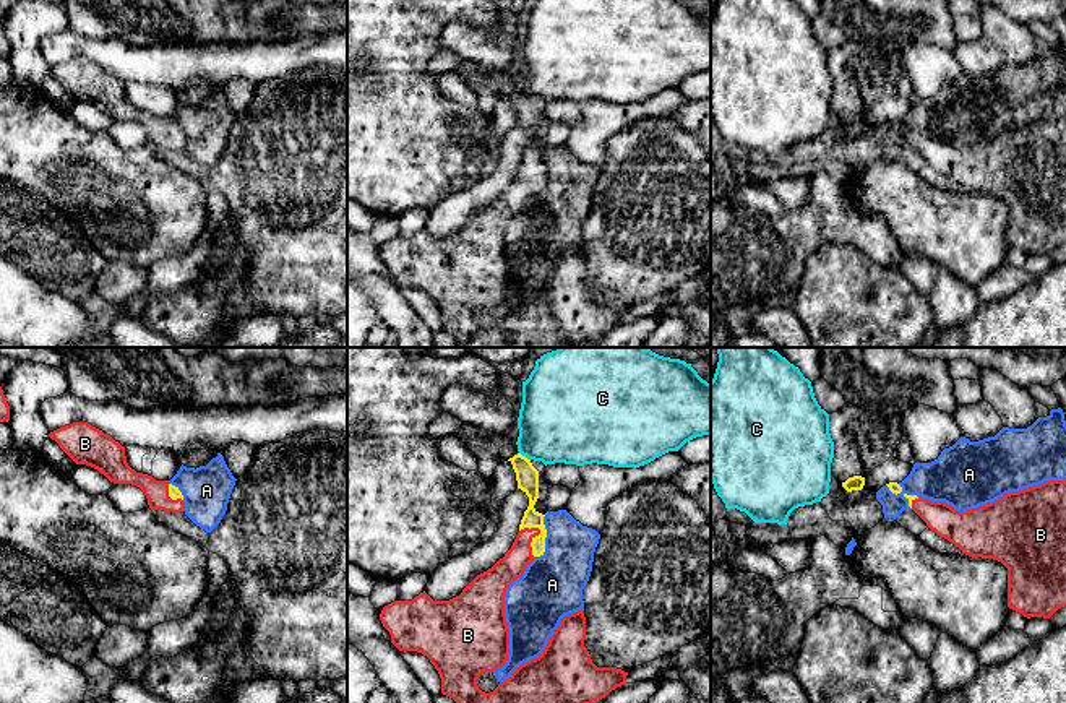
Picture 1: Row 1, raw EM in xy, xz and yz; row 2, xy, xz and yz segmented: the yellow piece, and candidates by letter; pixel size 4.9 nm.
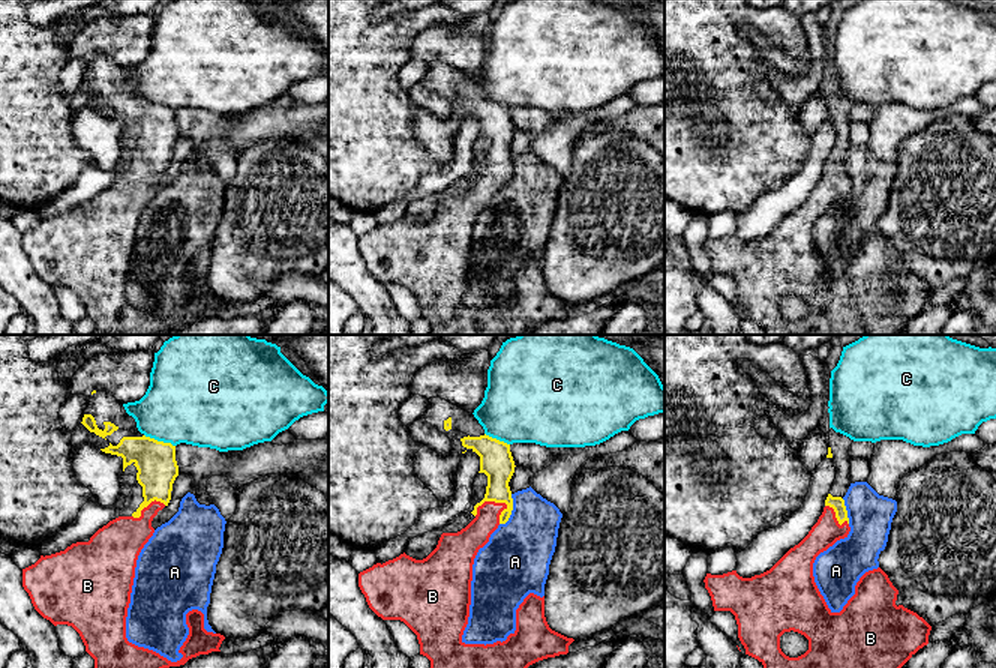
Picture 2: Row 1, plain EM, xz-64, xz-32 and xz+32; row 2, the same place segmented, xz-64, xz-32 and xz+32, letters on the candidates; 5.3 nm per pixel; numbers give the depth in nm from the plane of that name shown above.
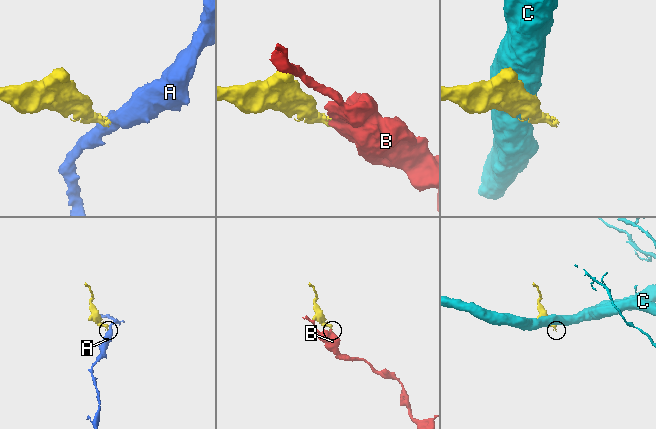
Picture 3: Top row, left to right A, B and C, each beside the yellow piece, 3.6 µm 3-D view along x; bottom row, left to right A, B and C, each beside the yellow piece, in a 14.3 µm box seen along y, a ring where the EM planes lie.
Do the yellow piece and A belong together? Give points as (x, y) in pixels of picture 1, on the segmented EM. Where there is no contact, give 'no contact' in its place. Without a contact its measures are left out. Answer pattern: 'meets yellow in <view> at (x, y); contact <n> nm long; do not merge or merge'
meets yellow in xz at (545, 536); contact 220 nm long; do not merge

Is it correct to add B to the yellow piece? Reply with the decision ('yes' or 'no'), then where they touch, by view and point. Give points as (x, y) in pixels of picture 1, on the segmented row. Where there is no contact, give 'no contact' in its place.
yes; contact xz (536, 536)

